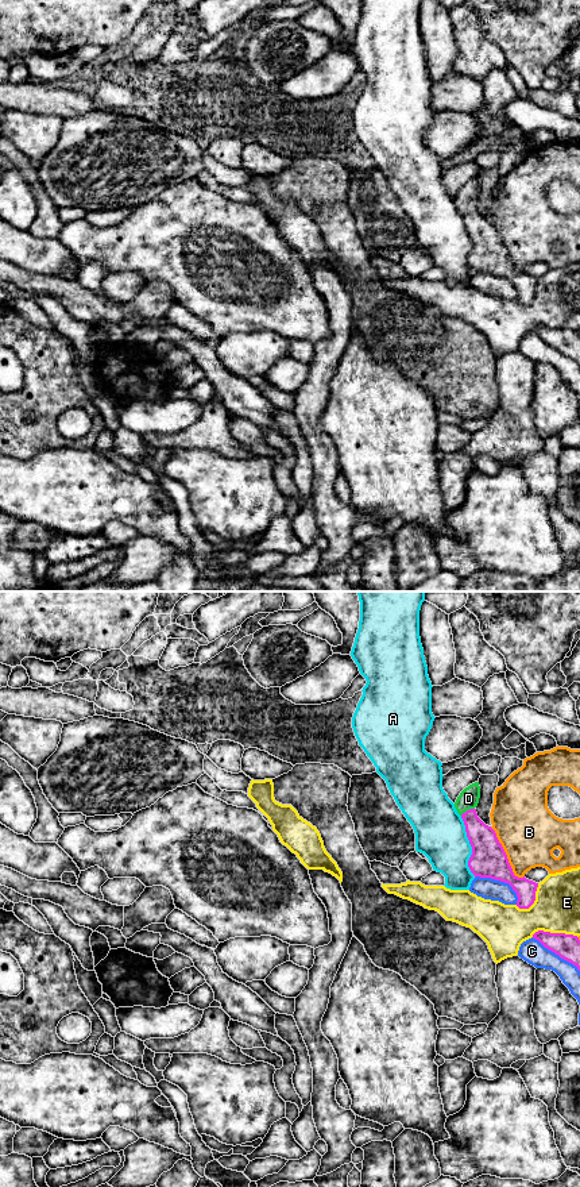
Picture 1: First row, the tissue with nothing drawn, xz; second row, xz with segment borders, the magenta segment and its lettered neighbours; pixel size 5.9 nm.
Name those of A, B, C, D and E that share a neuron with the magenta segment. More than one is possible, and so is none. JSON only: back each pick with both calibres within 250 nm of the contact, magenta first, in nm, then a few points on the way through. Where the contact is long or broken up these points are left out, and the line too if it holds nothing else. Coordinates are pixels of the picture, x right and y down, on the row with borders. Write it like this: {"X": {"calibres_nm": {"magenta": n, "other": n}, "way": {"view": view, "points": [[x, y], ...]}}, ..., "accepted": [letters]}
{"D": {"calibres_nm": {"magenta": 170, "other": 120}, "way": {"view": "xz", "points": [[486, 847], [467, 810], [468, 798]]}}, "accepted": ["D"]}

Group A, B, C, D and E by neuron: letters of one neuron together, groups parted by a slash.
A / B / C / D / E

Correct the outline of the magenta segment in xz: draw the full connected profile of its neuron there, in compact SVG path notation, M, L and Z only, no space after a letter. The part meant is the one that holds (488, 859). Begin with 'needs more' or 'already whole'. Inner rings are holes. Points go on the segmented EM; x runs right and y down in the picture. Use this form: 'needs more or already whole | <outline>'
needs more | M479 782L465 787L455 802L457 813L461 816L467 837L472 847L468 860L471 872L480 878L491 878L509 883L517 893L517 906L529 909L535 901L538 883L514 875L507 855L499 843L495 830L486 825L476 813L480 798Z

